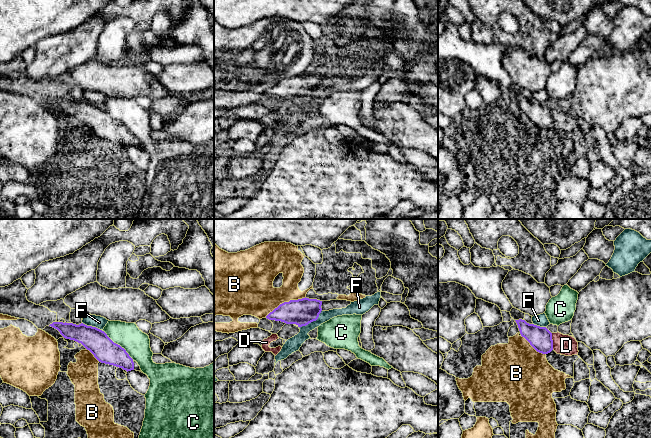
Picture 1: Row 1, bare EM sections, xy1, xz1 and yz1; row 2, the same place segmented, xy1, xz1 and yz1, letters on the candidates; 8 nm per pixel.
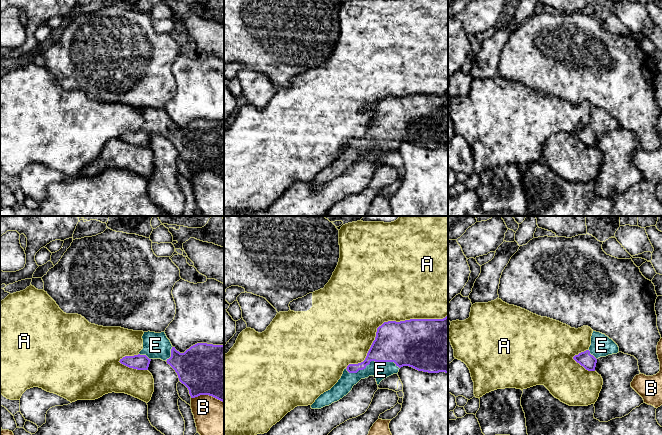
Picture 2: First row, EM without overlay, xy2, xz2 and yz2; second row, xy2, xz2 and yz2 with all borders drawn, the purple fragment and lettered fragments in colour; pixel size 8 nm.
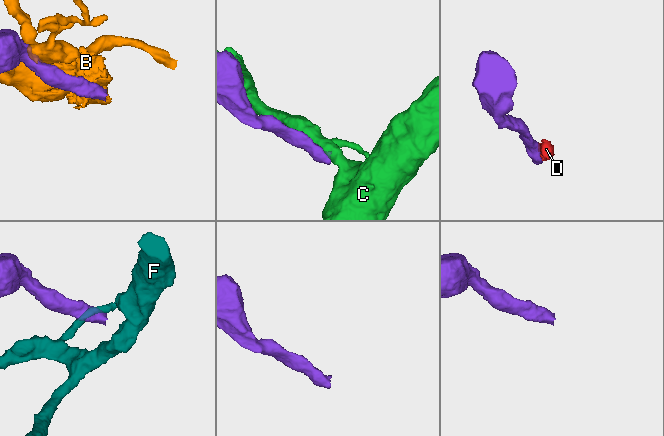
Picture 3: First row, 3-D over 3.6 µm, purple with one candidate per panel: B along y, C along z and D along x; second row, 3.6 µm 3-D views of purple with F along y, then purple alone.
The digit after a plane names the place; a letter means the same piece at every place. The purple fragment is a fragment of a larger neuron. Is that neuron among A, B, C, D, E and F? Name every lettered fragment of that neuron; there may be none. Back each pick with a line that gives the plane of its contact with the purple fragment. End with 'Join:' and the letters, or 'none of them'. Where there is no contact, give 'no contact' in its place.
E: xz2
Join: E

